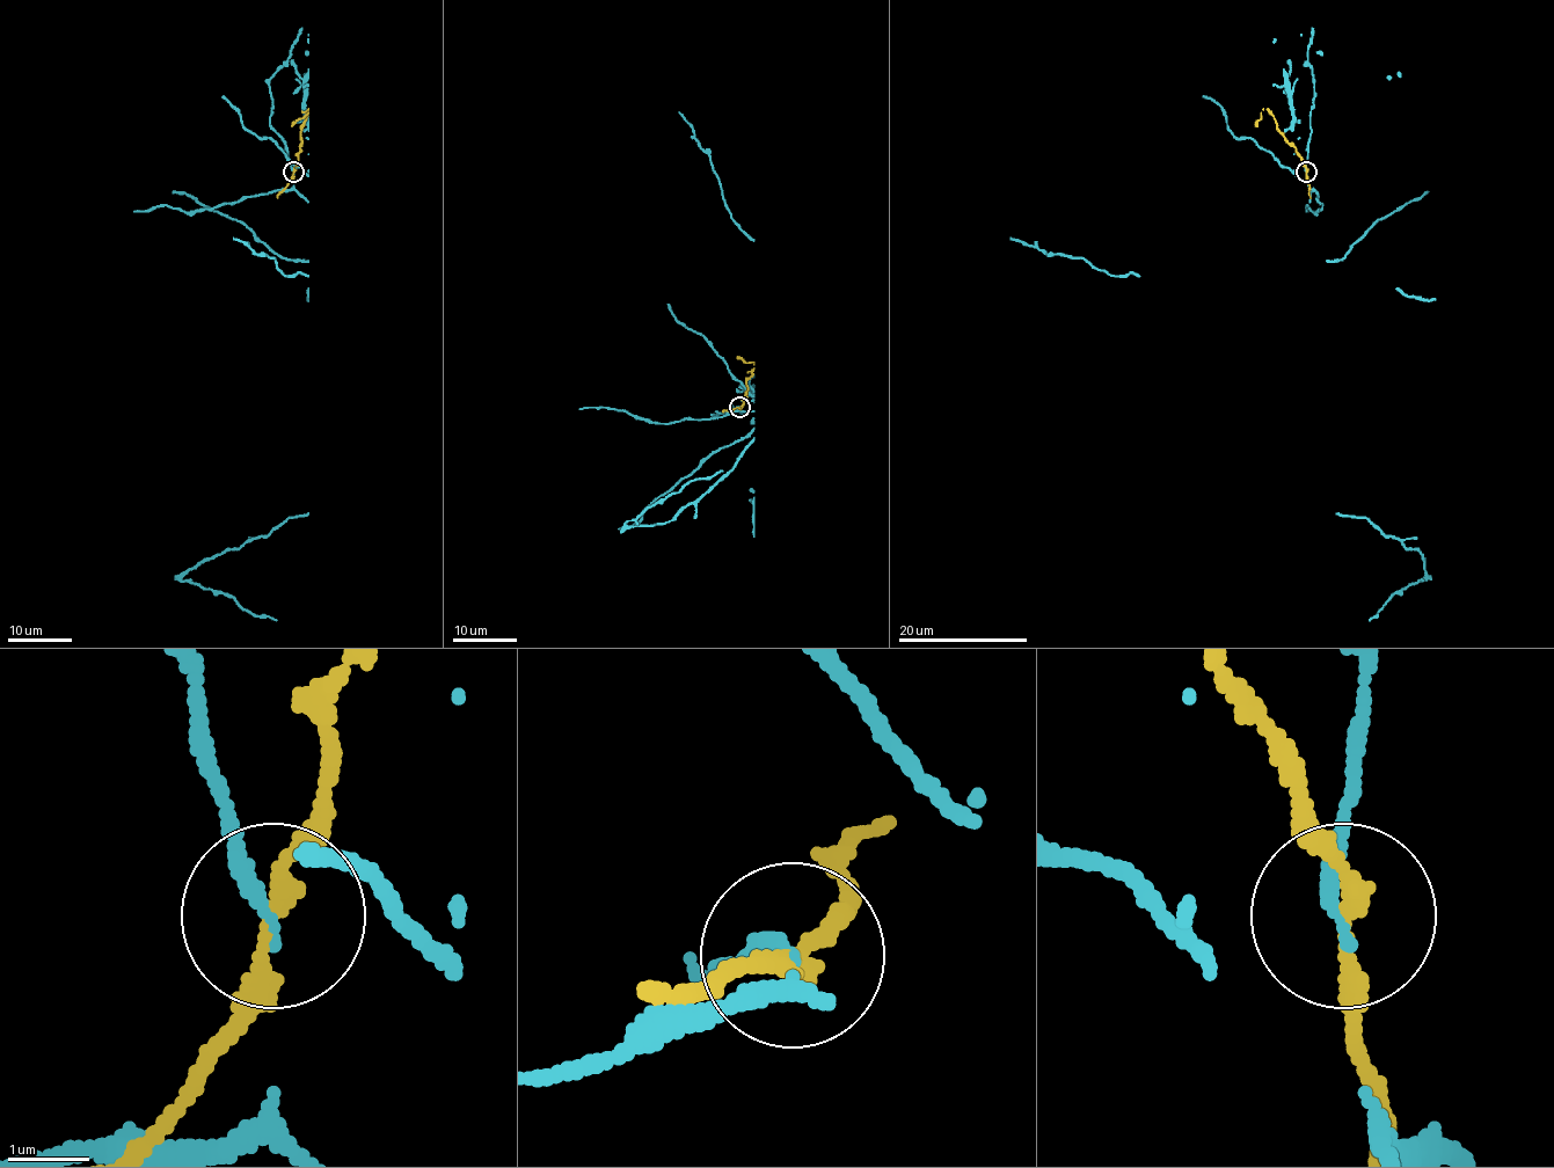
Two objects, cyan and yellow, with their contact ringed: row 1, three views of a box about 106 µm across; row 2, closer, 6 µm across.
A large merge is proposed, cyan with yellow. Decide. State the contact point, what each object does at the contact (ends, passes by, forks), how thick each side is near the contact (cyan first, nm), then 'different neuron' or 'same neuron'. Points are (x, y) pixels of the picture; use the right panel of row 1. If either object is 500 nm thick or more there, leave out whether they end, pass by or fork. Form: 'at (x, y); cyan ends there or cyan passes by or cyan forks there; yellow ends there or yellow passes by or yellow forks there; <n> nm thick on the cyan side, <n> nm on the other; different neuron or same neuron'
at (1306, 172); cyan ends there; yellow passes by; 200 nm thick on the cyan side, 180 nm on the other; different neuron

